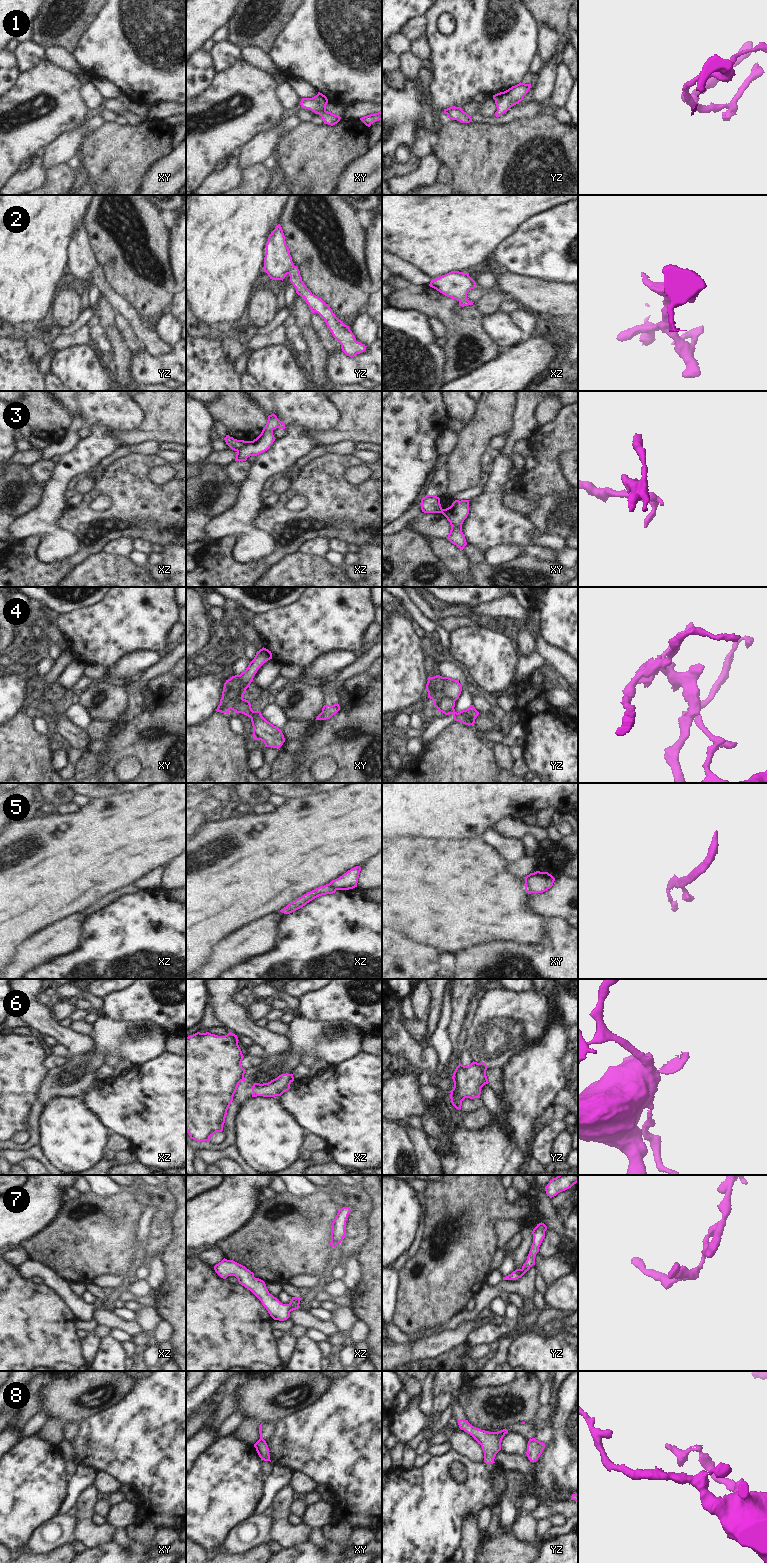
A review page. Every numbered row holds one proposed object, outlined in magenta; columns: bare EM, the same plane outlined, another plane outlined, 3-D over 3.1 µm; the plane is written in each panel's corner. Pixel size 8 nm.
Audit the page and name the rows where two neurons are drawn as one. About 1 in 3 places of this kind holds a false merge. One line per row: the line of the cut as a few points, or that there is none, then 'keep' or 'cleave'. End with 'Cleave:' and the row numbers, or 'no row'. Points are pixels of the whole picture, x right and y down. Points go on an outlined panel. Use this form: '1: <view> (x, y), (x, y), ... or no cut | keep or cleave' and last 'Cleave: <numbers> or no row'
1: no cut | keep
2: no cut | keep
3: xz (246, 441), (237, 451) | cleave
4: xy (242, 697), (234, 700), (228, 707), (220, 704) | cleave
5: xz (330, 882), (336, 889) | cleave
6: yz (479, 1063), (486, 1068) | cleave
7: no cut | keep
8: xy (260, 1438), (263, 1440) | cleave
Cleave: 3, 4, 5, 6, 8

